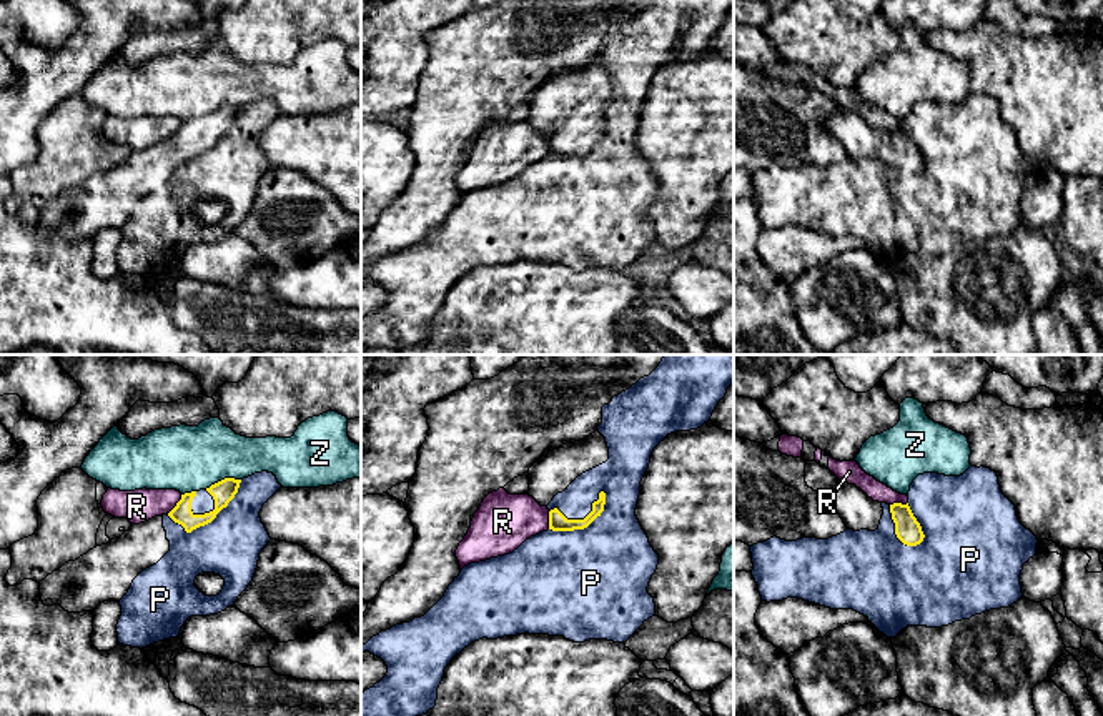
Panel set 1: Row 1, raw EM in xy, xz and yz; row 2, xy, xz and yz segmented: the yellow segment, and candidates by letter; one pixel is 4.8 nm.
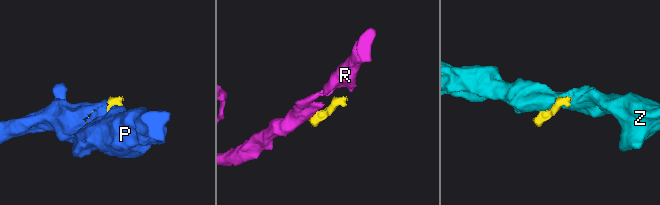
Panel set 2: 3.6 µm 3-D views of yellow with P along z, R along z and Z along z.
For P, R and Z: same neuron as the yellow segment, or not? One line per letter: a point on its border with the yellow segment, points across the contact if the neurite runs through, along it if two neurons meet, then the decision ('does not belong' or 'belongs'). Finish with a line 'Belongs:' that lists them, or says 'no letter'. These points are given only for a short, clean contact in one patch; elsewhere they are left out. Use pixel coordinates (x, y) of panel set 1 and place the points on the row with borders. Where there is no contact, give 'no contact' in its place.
P: contact xz (584, 527); does not belong
R: contact xy (177, 505); border xy (182, 495), (168, 513); does not belong
Z: contact xy (222, 480); does not belong
Belongs: no letter

